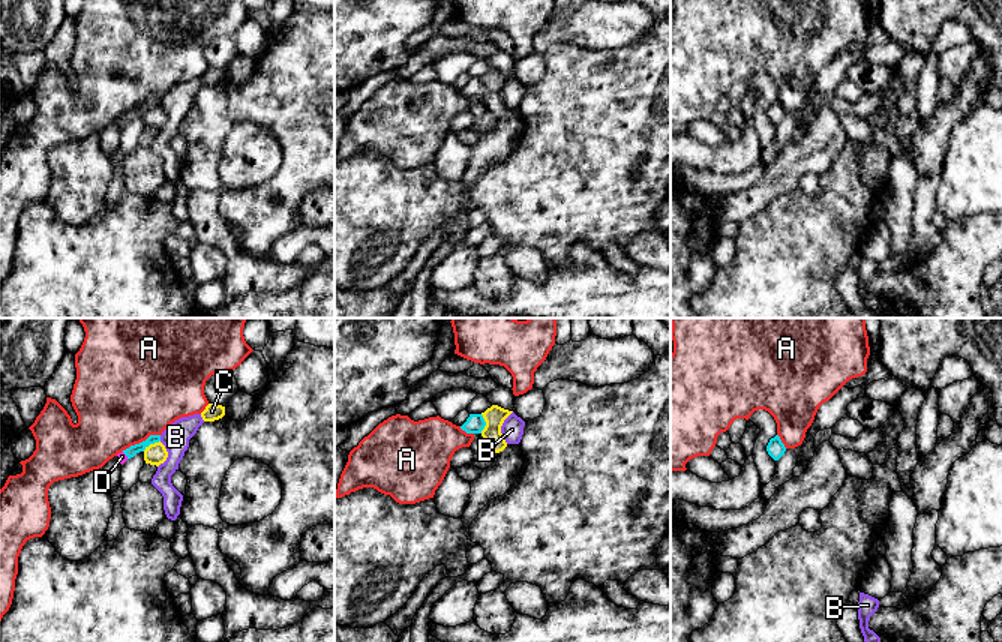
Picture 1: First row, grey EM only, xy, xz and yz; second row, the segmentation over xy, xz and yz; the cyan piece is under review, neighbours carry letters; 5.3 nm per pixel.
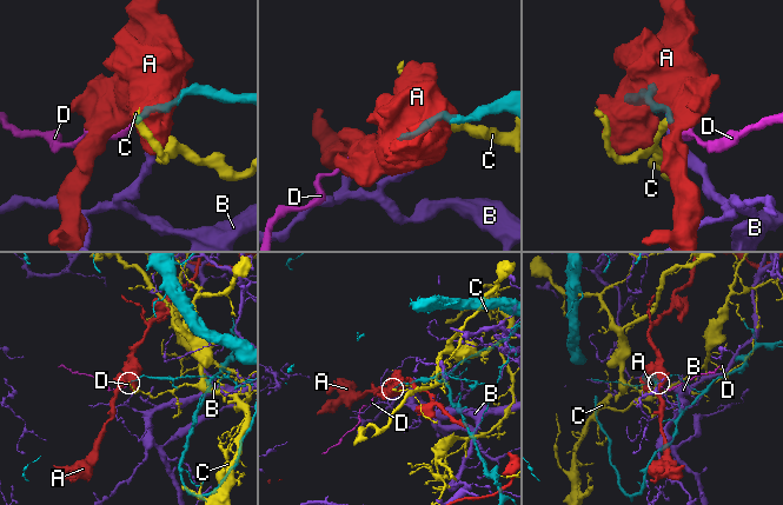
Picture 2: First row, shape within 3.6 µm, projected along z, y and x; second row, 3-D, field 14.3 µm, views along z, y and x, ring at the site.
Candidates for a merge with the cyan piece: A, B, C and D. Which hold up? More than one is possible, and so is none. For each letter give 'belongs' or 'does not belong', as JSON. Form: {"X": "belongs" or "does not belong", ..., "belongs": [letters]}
{"A": "does not belong", "B": "does not belong", "C": "does not belong", "D": "belongs", "belongs": ["D"]}

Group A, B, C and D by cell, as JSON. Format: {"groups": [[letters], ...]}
{"groups": [["A"], ["B"], ["C"], ["D"]]}

